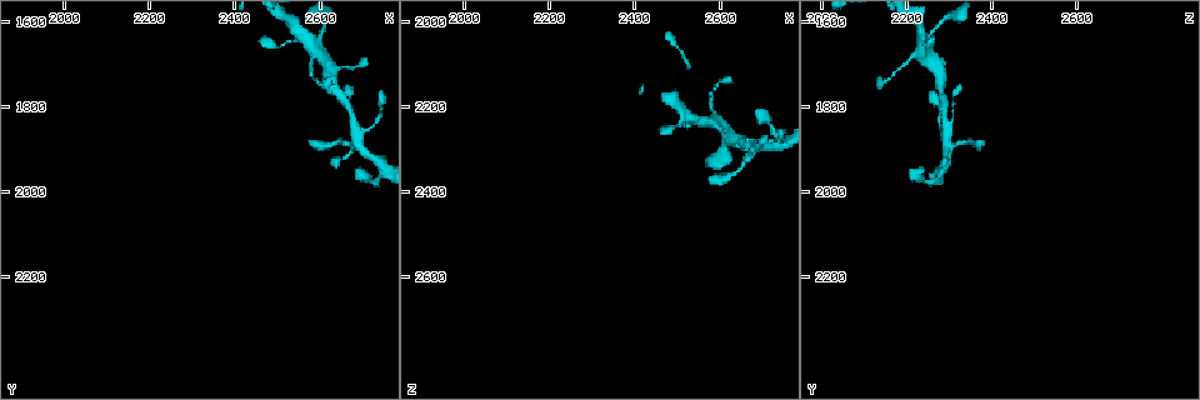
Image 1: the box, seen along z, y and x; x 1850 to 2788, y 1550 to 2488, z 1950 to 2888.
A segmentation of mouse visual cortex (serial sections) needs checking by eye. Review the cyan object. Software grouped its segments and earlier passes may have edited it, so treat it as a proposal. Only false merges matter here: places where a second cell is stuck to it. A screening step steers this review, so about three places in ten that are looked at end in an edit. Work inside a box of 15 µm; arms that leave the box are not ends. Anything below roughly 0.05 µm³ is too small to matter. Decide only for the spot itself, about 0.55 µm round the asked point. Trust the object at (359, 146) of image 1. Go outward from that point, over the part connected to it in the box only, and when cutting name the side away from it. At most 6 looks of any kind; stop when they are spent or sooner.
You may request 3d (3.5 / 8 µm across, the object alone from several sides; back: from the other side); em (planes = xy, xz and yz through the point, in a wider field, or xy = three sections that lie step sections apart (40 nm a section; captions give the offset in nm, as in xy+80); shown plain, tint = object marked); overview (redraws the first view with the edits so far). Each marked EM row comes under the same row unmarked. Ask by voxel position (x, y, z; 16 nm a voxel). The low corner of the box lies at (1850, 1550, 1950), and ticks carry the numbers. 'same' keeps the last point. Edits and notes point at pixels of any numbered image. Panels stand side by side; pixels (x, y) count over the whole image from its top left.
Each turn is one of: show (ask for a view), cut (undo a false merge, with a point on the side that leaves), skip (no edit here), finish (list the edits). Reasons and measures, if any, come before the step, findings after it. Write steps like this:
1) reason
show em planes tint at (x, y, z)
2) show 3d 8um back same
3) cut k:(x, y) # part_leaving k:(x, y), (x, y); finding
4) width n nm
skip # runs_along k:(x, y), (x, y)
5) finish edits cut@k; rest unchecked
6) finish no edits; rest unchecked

abrupt turn
show 3d 3.5um at (2745, 1945, 2295)

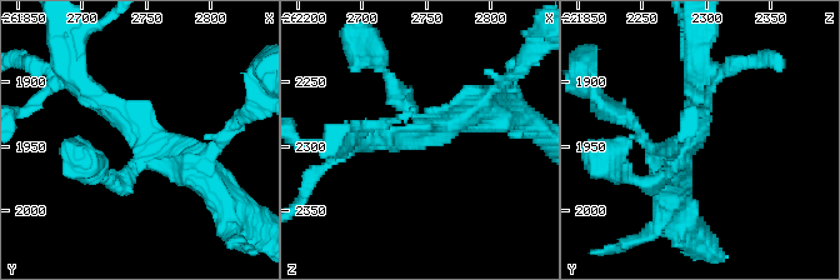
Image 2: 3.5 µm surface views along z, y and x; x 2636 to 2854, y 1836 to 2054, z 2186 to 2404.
arms 3; arm_widths 200, 300, 350 nm; shape alone is not enough
show em planes tint at (2746, 1942, 2290)

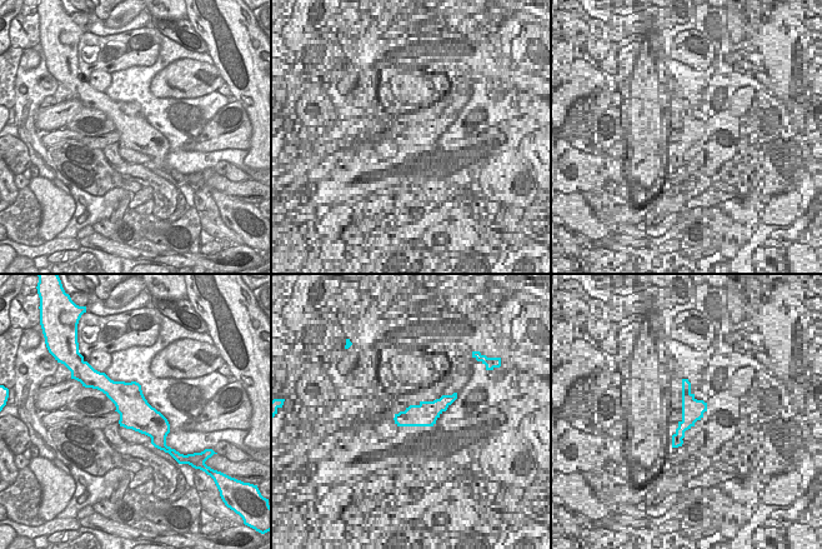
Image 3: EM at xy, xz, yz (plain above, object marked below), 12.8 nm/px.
skip # runs_along 2:(698, 74), (698, 131), (650, 181); one cell here

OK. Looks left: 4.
arms part here
show 3d 8um at (2620, 1710, 2275)

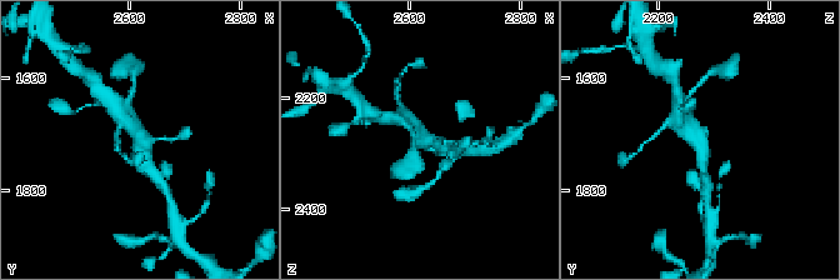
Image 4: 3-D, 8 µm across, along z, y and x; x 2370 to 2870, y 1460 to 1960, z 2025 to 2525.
show em xy step 1 tint at (2620, 1715, 2275)

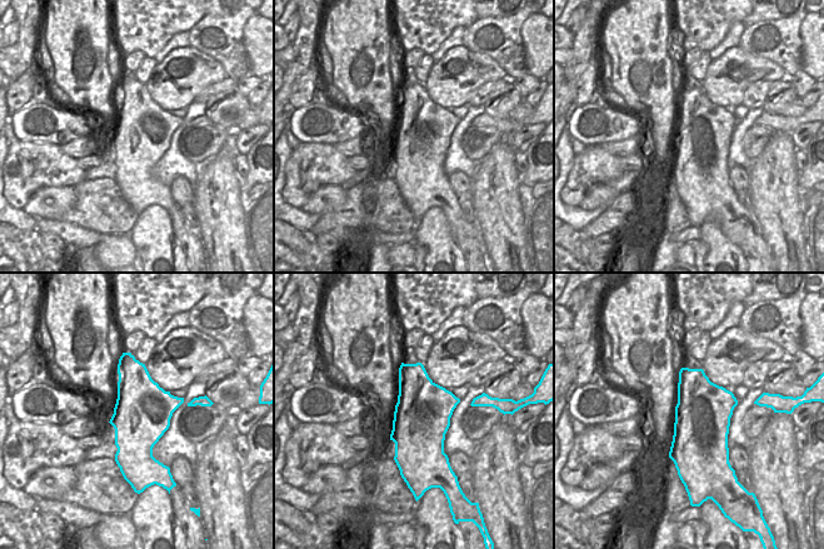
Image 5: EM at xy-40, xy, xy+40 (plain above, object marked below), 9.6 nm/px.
skip # runs_along 4:(154, 175), (124, 118); all the same cell

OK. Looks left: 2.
show 3d 8um at (2525, 1650, 2245)

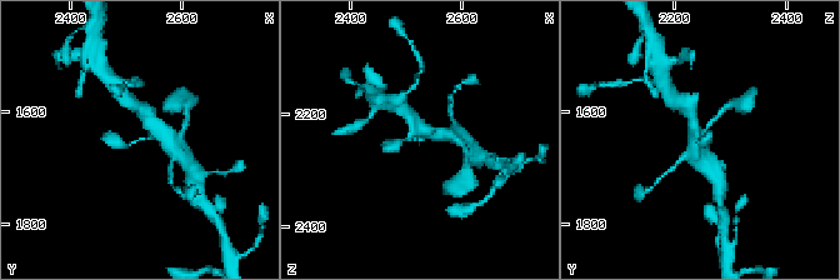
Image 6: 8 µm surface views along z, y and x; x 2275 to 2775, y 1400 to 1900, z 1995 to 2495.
arms 3; arm_widths 200, 300, 400 nm; need the tissue
show em planes tint at (2530, 1645, 2245)

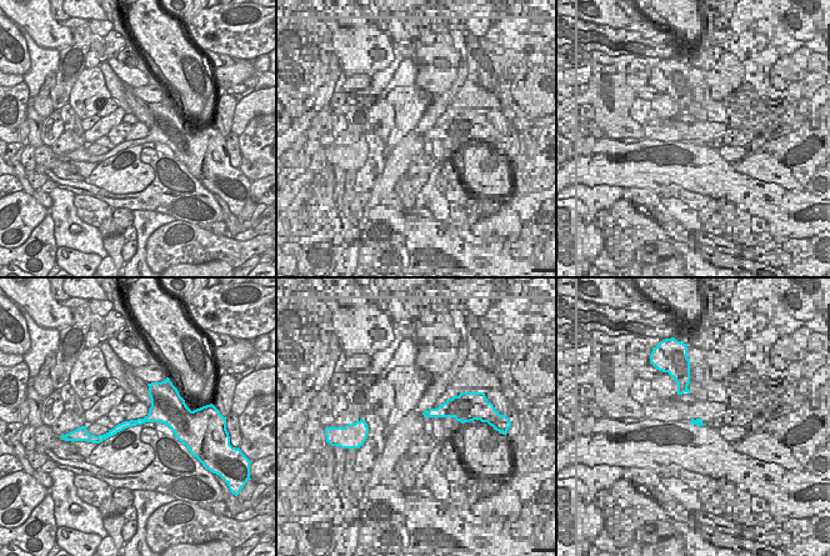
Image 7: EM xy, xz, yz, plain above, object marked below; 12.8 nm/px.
skip # runs_along 6:(453, 135), (404, 140), (391, 148); continuous, no second cell

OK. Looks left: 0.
finish no edits; rest unchecked

